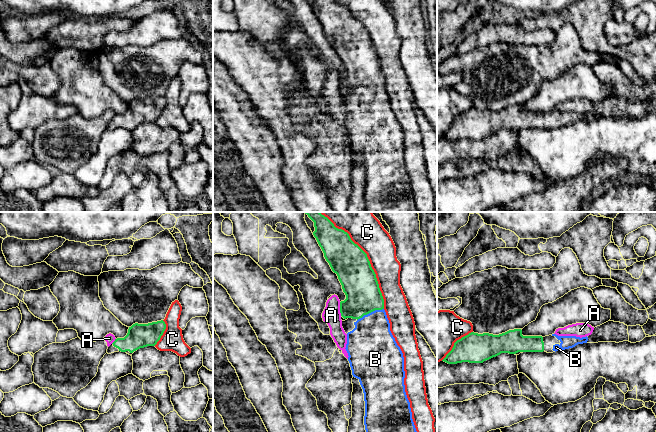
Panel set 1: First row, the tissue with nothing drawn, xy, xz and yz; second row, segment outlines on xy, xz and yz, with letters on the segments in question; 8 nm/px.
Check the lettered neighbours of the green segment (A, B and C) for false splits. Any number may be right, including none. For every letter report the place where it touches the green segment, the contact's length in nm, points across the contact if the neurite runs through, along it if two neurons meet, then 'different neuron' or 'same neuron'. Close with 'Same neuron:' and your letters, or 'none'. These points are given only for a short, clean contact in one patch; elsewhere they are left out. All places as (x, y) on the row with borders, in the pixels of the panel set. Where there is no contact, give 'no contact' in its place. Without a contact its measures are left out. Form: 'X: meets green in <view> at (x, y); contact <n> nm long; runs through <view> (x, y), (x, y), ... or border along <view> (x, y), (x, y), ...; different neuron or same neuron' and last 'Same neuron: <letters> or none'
A: meets green in xz at (340, 309); contact 110 nm long; border along xz (339, 302), (339, 312), (341, 315); different neuron
B: meets green in xz at (370, 312); contact 240 nm long; runs through xz (359, 283), (364, 302), (370, 312), (371, 343); same neuron
C: meets green in xz at (367, 257); contact 950 nm long; different neuron
Same neuron: B

